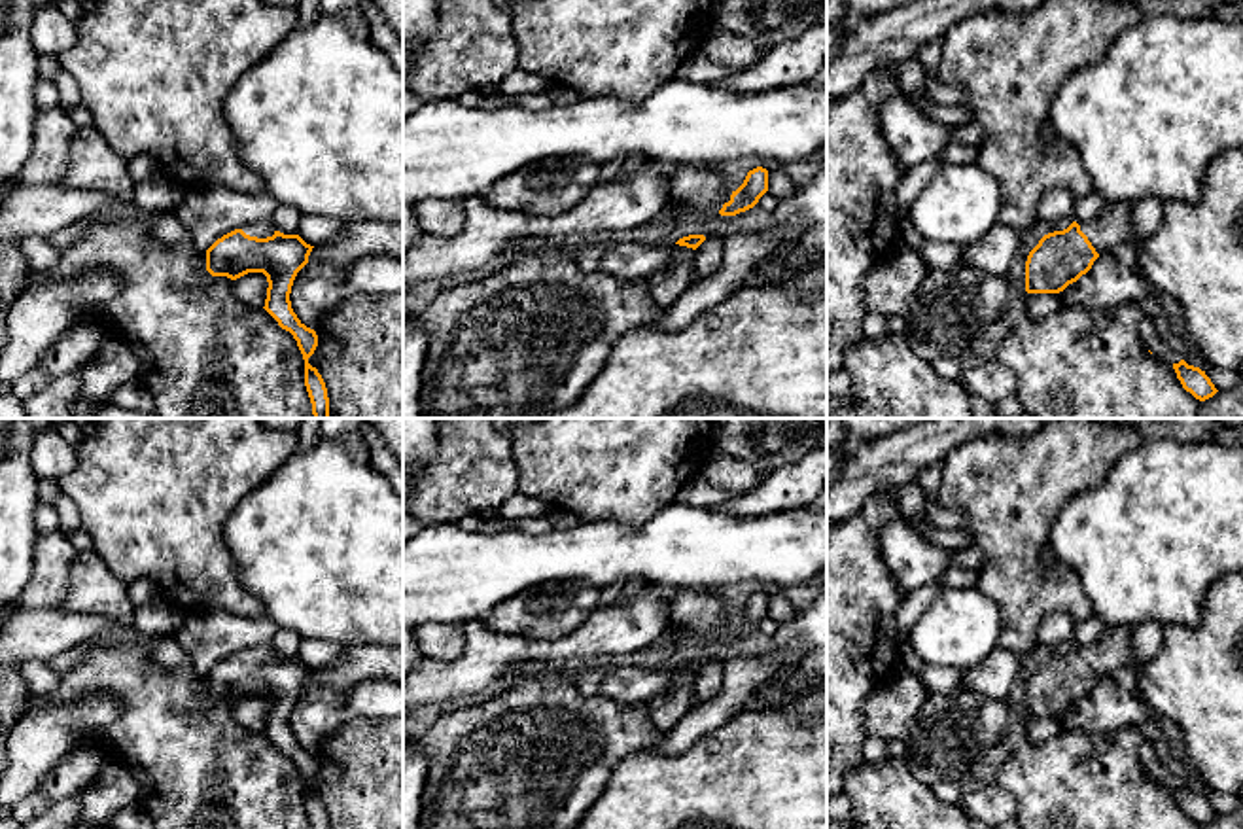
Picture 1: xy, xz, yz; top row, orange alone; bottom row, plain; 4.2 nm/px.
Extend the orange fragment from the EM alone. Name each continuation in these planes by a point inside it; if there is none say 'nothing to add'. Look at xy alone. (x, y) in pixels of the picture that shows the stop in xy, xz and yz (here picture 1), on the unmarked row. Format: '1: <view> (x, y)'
1: xy (262, 653)

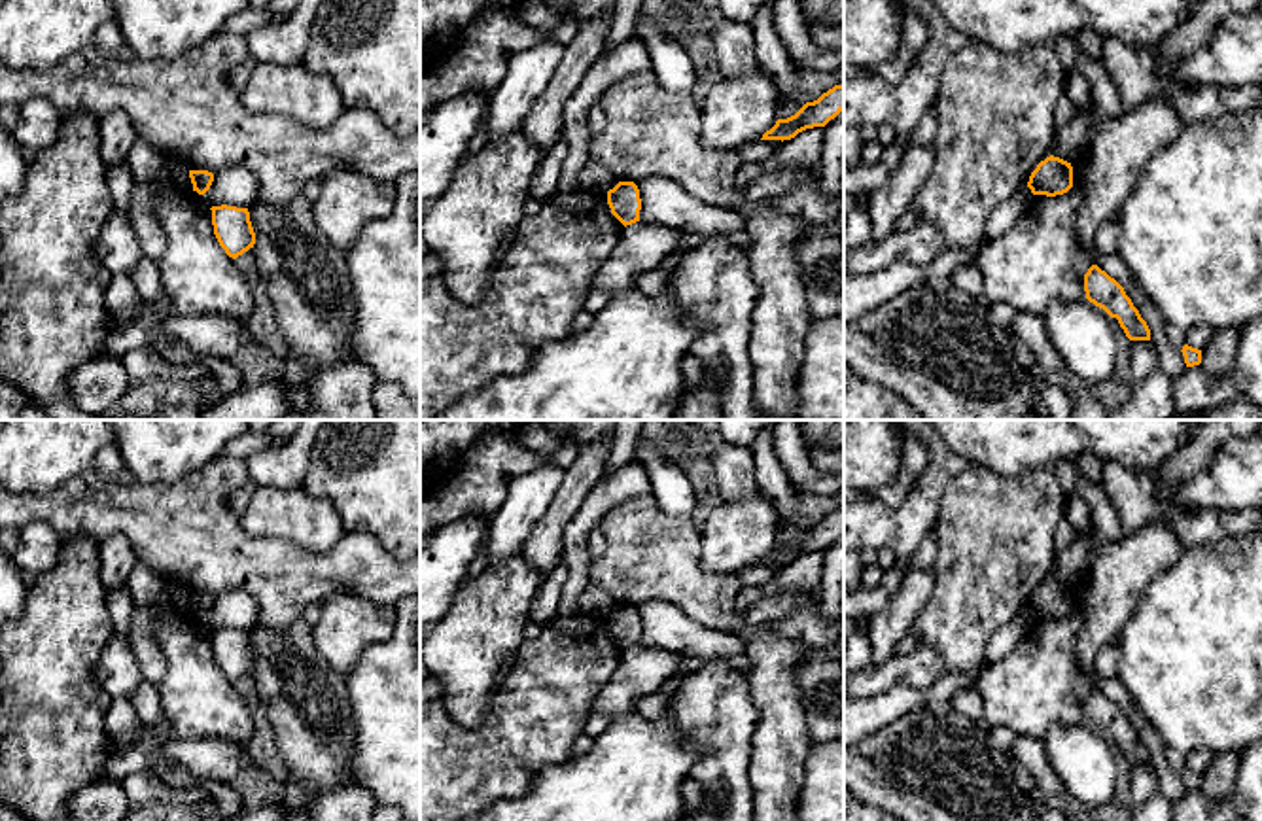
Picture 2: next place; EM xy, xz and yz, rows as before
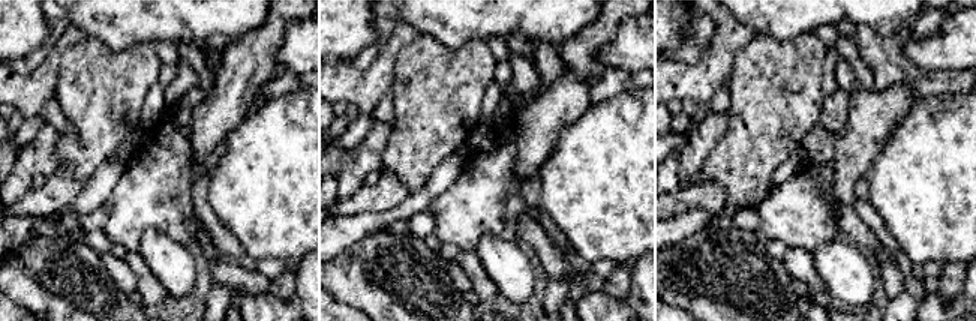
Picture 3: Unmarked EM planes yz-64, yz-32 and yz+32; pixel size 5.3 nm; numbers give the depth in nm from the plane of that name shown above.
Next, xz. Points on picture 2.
nothing to add

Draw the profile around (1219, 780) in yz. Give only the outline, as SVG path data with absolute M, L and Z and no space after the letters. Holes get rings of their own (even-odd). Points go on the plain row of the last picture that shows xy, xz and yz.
M1217 753L1201 776L1201 791L1213 798L1230 798L1236 785L1237 753Z

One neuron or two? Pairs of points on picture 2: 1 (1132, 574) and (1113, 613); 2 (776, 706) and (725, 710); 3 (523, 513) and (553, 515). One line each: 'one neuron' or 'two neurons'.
1: one neuron
2: two neurons
3: two neurons

